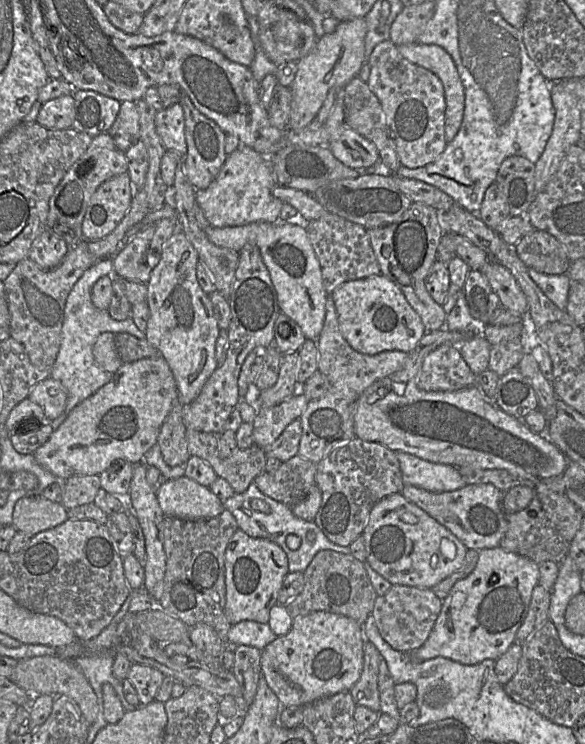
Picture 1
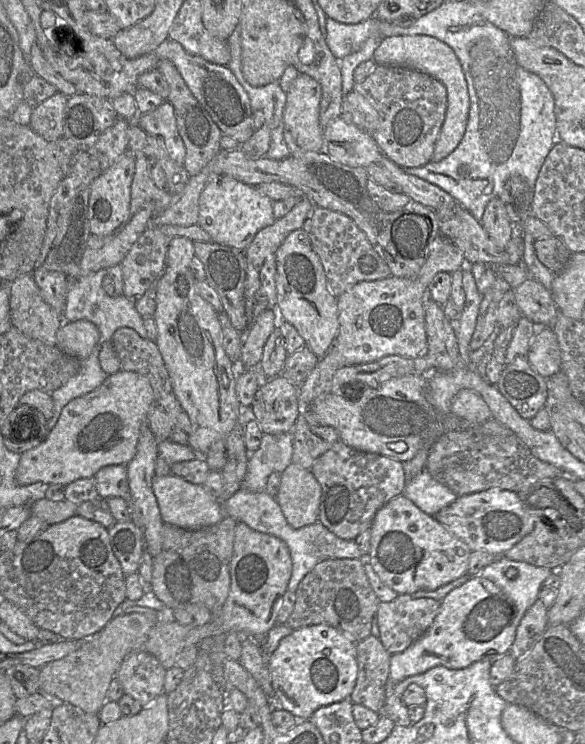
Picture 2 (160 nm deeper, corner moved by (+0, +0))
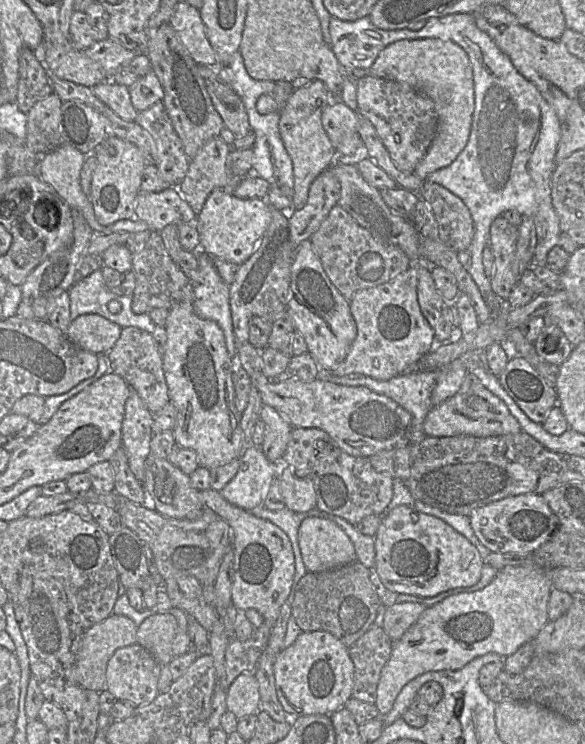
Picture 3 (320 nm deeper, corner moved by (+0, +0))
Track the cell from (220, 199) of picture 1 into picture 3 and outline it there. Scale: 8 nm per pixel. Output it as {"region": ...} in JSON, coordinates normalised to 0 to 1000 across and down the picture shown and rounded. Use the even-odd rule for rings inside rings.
{"region":[[[368,254],[337,290],[333,305],[345,339],[410,358],[432,341],[462,300],[463,285],[455,267],[410,267],[379,254]]]}

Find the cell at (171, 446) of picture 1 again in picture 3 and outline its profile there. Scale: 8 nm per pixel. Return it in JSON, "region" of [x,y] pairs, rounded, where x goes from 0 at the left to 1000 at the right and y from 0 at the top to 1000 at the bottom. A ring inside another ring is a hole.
{"region":[[[229,438],[210,440],[202,457],[181,478],[188,499],[214,509],[258,555],[272,554],[291,539],[279,499],[277,474],[260,449]]]}

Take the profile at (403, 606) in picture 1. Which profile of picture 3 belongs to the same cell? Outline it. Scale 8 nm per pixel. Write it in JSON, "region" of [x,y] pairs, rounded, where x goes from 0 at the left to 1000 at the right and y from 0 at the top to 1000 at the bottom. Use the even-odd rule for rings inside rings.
{"region":[[[709,809],[675,810],[658,817],[653,844],[670,863],[679,862],[728,819]]]}

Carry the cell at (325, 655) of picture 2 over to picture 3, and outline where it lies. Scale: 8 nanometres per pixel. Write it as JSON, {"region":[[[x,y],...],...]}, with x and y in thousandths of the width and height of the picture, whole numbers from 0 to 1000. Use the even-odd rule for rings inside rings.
{"region":[[[559,848],[516,849],[470,883],[467,905],[475,941],[497,965],[564,962],[602,937],[605,894],[595,870]]]}

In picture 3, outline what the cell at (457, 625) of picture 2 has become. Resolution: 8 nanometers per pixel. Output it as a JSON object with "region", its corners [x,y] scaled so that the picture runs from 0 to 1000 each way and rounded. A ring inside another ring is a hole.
{"region":[[[865,761],[851,766],[846,777],[826,792],[778,798],[730,816],[687,856],[670,863],[668,880],[651,901],[643,927],[641,949],[650,962],[668,954],[679,934],[699,915],[726,903],[783,901],[812,883],[832,878],[848,878],[863,884],[896,864],[911,862],[938,835],[937,808],[944,790],[932,763]]]}

